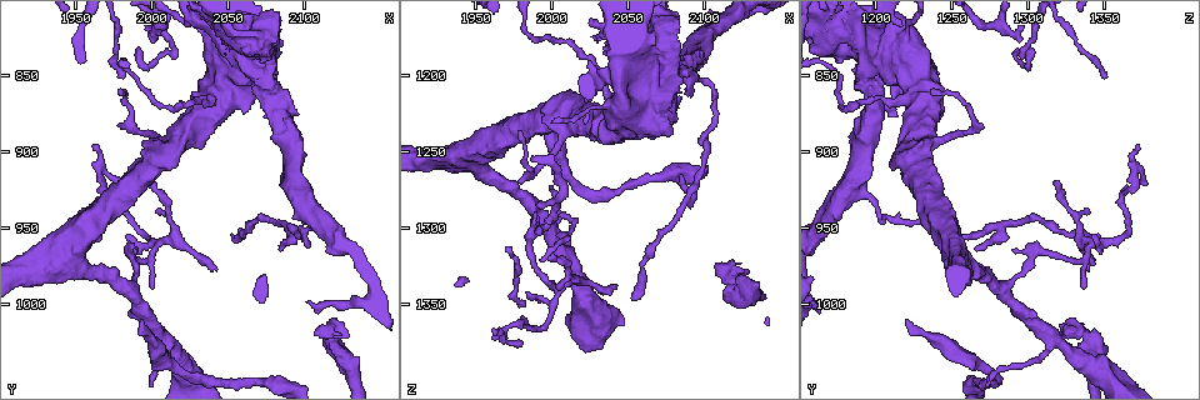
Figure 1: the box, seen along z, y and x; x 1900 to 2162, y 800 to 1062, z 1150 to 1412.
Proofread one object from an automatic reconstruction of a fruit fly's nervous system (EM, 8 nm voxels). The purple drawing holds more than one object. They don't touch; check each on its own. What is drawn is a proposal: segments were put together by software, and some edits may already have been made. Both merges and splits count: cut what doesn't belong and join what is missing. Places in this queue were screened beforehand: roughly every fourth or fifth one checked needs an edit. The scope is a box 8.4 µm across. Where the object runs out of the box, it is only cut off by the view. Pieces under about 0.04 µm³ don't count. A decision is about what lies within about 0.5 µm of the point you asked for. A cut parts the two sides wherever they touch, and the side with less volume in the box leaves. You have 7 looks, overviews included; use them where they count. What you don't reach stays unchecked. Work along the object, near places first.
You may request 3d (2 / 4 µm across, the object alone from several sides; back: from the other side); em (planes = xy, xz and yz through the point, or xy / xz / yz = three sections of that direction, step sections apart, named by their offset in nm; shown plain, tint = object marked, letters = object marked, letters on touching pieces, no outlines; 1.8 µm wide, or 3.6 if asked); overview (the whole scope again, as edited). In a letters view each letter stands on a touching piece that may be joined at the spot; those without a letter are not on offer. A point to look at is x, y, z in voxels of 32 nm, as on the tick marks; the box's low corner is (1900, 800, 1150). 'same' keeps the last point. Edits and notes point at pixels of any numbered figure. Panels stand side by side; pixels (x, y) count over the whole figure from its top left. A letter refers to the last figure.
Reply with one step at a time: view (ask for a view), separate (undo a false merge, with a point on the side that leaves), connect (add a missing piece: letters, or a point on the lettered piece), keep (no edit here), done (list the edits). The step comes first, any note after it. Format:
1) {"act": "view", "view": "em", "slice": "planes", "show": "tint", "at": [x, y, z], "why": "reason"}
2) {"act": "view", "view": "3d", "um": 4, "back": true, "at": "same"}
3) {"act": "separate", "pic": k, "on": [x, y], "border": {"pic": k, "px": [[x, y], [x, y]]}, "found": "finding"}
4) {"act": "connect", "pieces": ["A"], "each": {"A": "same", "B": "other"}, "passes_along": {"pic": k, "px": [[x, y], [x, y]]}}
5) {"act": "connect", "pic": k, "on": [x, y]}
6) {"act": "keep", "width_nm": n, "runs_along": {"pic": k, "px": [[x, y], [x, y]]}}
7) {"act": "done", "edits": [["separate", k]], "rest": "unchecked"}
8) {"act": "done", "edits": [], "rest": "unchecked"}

{"act": "view", "view": "em", "slice": "xz", "step": 8, "show": "tint", "at": [1980, 922, 1374], "why": "thin end"}

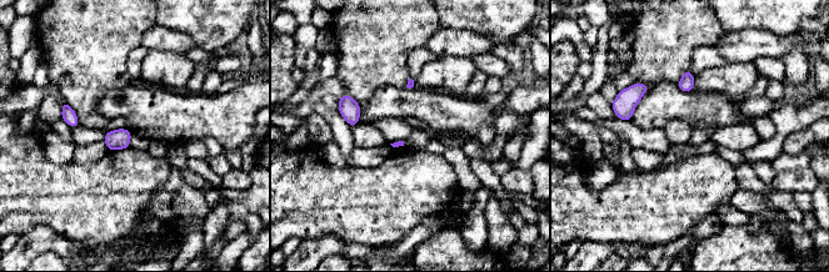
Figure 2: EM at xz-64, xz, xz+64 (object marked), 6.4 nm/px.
{"act": "view", "view": "em", "slice": "planes", "show": "letters", "at": "same", "why": "another direction"}

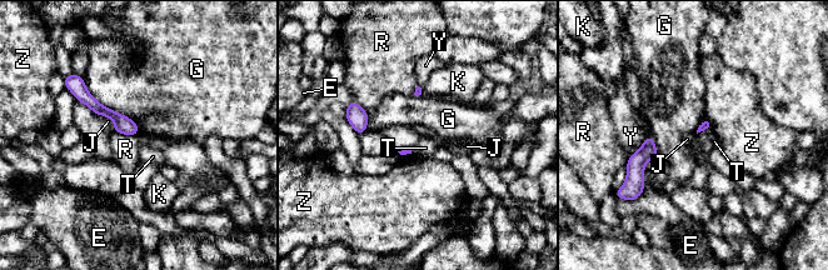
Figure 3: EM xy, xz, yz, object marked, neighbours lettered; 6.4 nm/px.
{"act": "keep", "longest_contact_nm": ["G", 500], "each": {"E": "other", "G": "other", "J": "other", "K": "other", "R": "other", "T": "other", "Y": "other", "Z": "other"}, "runs_along": {"pic": 3, "px": [[80, 93], [134, 131]]}, "found": "no lettered piece goes on from it"}

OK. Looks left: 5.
{"act": "view", "view": "em", "slice": "planes", "show": "letters", "at": [1992, 1010, 1220], "why": "branch stops here"}

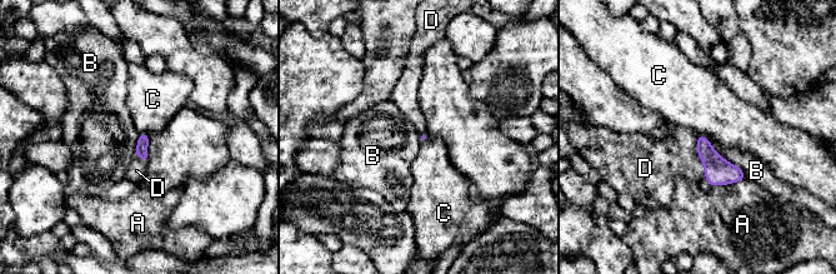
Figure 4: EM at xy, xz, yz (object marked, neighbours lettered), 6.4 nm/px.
{"act": "connect", "pieces": ["D"], "each": {"A": "other", "B": "other", "C": "other", "D": "same"}, "passes_along": {"pic": 4, "px": [[717, 172], [699, 155], [661, 162]]}, "found": "it goes on there"}

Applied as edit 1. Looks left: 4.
{"act": "view", "view": "em", "slice": "planes", "show": "letters", "at": [2128, 1020, 1330], "why": "an open end"}

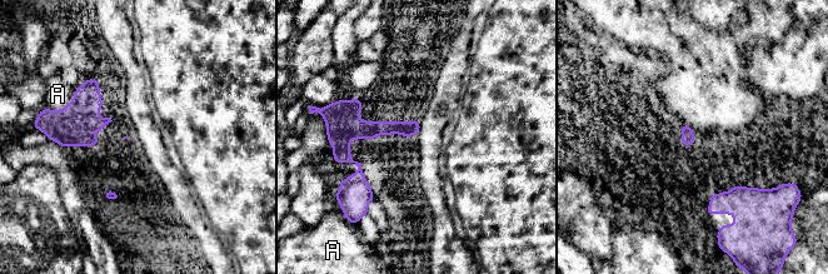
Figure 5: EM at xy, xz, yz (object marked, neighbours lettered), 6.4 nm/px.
{"act": "keep", "each": {"A": "other"}, "border": {"pic": 5, "px": [[75, 90], [61, 109], [54, 110]]}, "found": "no lettered piece goes on from it"}

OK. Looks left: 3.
{"act": "done", "edits": [["connect", 4]], "rest": "unchecked"}

